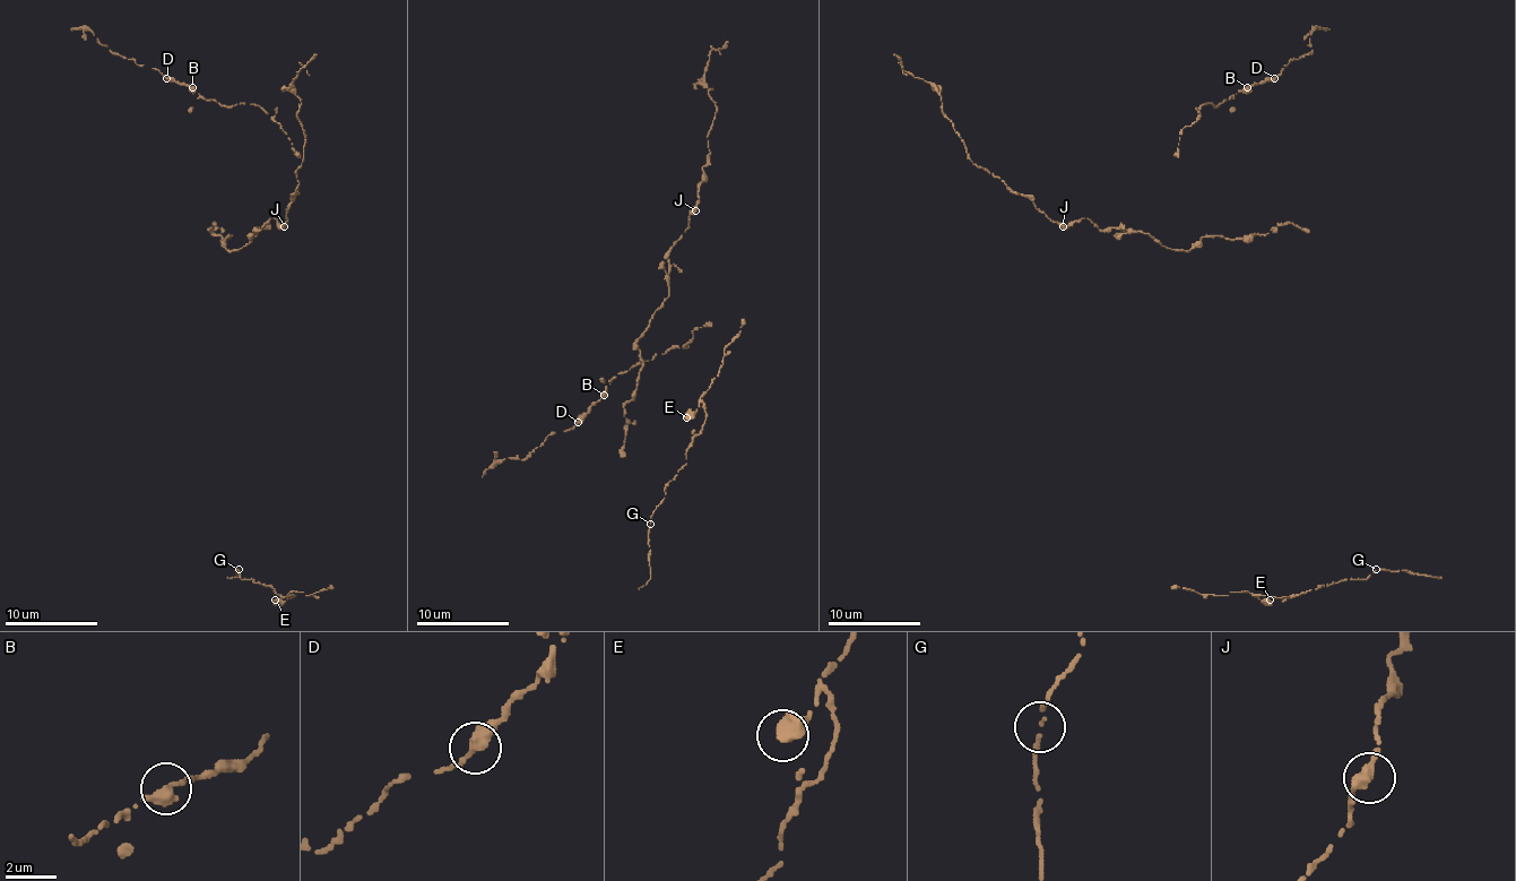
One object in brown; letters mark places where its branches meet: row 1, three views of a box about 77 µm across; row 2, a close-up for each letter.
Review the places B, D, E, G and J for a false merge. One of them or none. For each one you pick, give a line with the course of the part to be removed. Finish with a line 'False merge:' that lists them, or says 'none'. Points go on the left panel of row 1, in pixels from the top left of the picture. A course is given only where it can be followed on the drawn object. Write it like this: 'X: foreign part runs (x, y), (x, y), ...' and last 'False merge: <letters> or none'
False merge: none

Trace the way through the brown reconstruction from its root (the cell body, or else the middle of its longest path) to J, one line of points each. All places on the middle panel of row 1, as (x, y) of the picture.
J: (624, 408), (643, 364), (635, 342), (668, 295), (668, 253), (689, 226), (689, 215), (695, 210)

